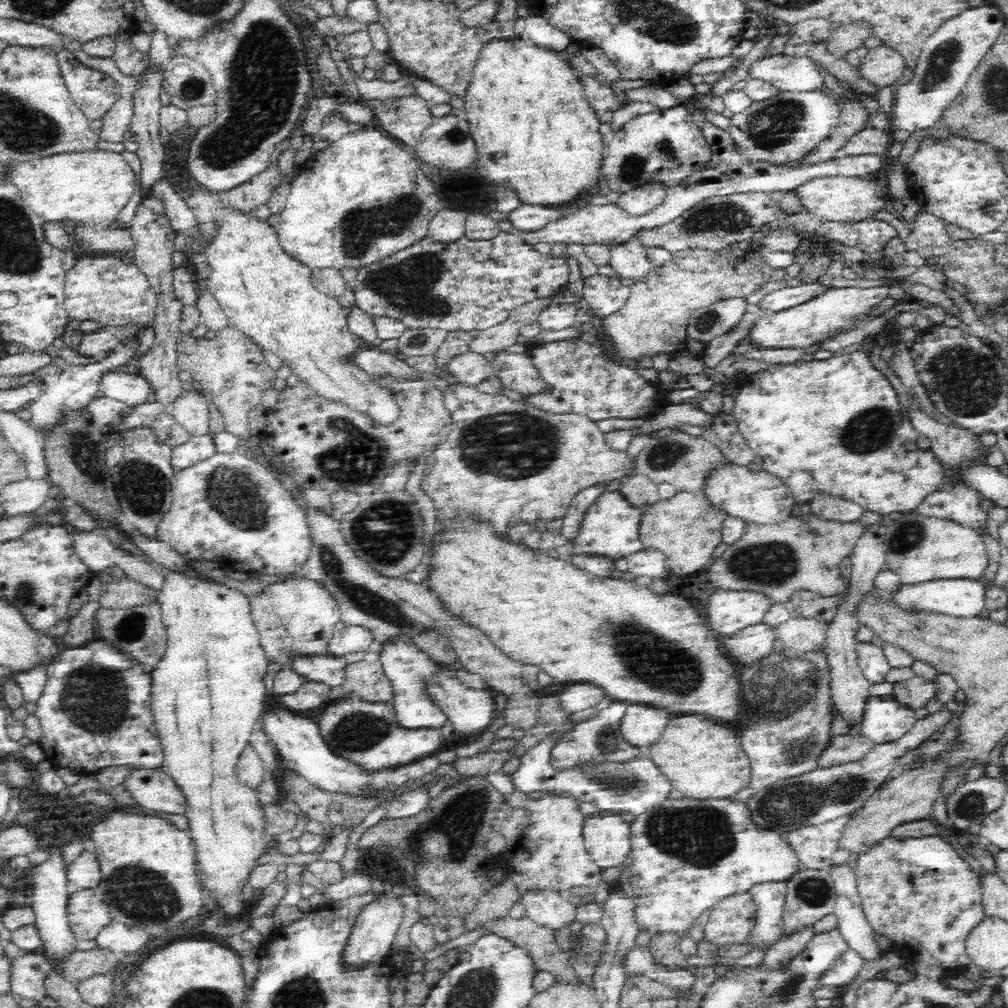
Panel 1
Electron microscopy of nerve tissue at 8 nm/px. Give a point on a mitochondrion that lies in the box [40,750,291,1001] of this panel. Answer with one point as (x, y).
(142, 894)

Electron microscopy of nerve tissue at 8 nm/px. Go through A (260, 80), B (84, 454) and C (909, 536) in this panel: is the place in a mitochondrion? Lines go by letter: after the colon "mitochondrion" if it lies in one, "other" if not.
A: mitochondrion
B: mitochondrion
C: mitochondrion

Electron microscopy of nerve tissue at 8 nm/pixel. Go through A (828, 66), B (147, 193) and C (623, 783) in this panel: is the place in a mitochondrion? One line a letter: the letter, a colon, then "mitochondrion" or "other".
A: other
B: other
C: mitochondrion

